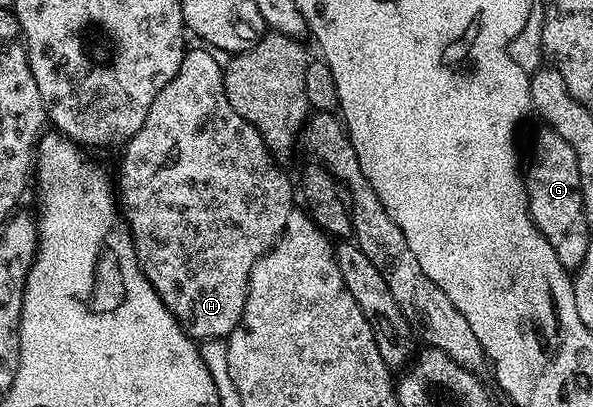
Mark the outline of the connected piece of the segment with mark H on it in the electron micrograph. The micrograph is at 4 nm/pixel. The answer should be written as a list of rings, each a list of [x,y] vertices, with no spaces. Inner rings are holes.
[[[199,48],[203,50],[191,50],[188,49],[184,53],[181,60],[181,68],[177,68],[177,76],[173,76],[173,80],[169,80],[169,84],[165,84],[165,88],[161,88],[161,92],[157,92],[157,100],[153,100],[153,104],[149,108],[149,112],[145,116],[145,124],[141,124],[141,128],[137,128],[137,132],[134,136],[127,139],[125,145],[122,147],[123,159],[119,162],[119,178],[117,174],[117,201],[121,207],[121,213],[127,223],[127,228],[131,232],[131,239],[135,245],[135,251],[137,252],[137,260],[139,261],[139,267],[144,276],[149,280],[149,284],[153,284],[153,288],[157,292],[157,296],[161,296],[161,300],[169,308],[169,312],[177,319],[186,329],[187,333],[196,340],[206,340],[208,338],[222,338],[226,339],[228,334],[232,334],[237,328],[237,324],[241,320],[243,315],[243,309],[245,308],[245,300],[247,299],[247,285],[249,284],[249,276],[253,272],[253,264],[257,264],[257,260],[262,254],[268,254],[271,251],[272,246],[275,245],[275,241],[281,236],[281,232],[285,226],[285,220],[291,215],[293,209],[293,203],[291,203],[291,190],[293,194],[293,182],[283,175],[283,170],[280,163],[277,161],[274,154],[265,144],[265,140],[257,132],[257,128],[253,128],[253,124],[249,124],[249,120],[245,120],[241,116],[237,116],[237,112],[233,108],[233,104],[229,104],[229,96],[225,96],[225,84],[223,83],[224,67],[219,66],[219,62],[214,53],[207,48]]]

